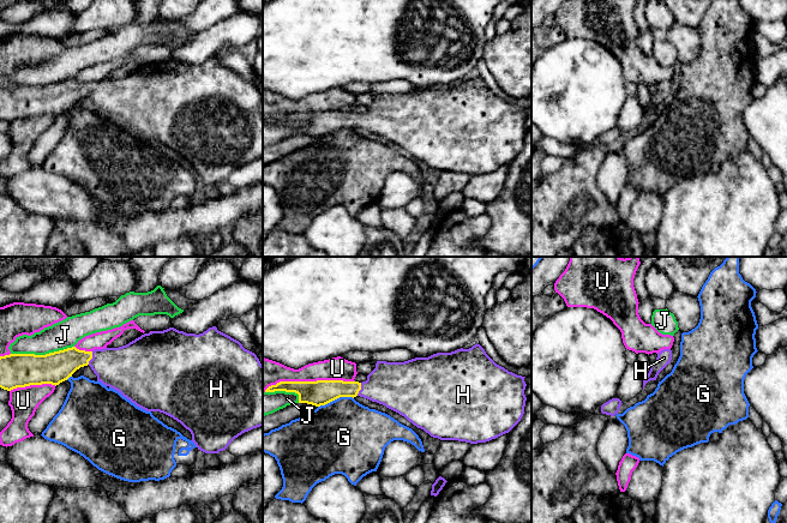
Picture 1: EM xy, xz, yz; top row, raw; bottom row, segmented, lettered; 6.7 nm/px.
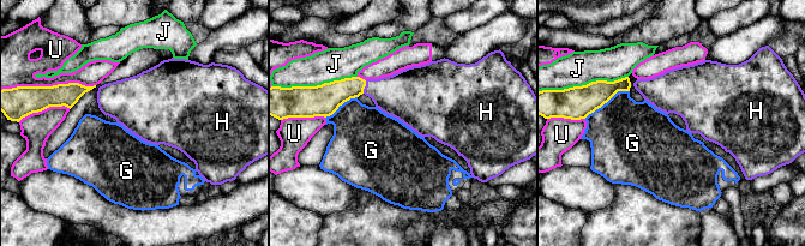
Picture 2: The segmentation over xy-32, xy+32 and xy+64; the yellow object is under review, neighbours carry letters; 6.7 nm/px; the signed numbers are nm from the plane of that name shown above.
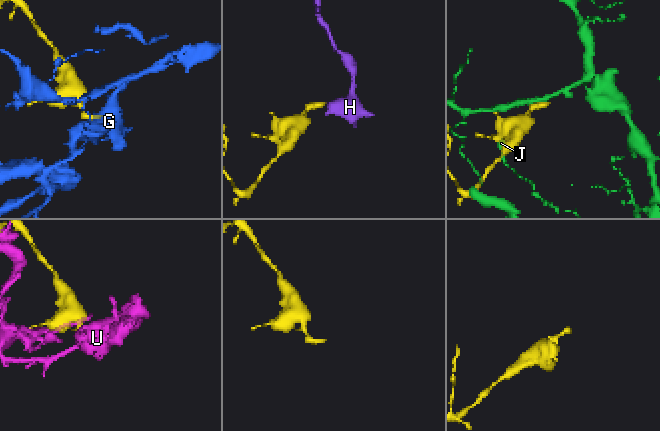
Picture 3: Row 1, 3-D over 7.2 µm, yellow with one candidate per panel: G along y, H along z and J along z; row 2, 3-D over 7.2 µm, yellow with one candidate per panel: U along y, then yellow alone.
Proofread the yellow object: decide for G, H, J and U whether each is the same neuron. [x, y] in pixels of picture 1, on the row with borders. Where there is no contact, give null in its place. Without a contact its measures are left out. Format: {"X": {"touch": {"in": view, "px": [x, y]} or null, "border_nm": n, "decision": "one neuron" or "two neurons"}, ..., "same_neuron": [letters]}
{"G": {"touch": {"in": "xz", "px": [335, 398]}, "border_nm": 240, "decision": "two neurons"}, "H": {"touch": {"in": "xy", "px": [91, 358]}, "border_nm": 90, "decision": "one neuron"}, "J": {"touch": {"in": "xy", "px": [42, 355]}, "border_nm": 420, "decision": "two neurons"}, "U": {"touch": {"in": "xz", "px": [308, 382]}, "border_nm": 600, "decision": "two neurons"}, "same_neuron": ["H"]}

